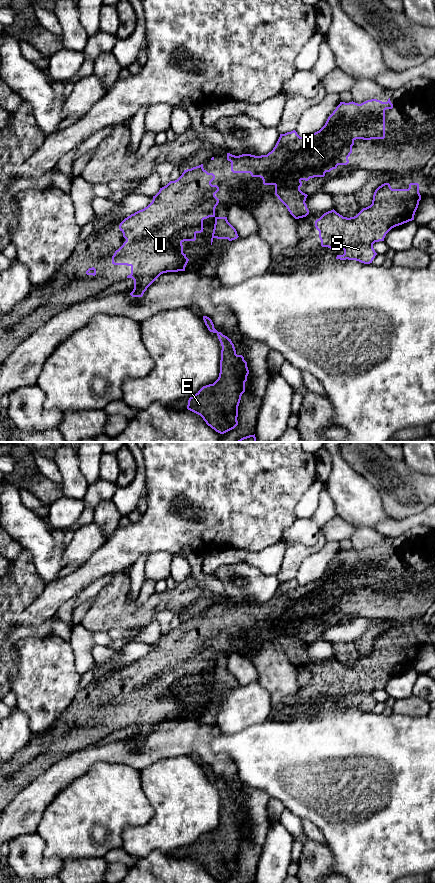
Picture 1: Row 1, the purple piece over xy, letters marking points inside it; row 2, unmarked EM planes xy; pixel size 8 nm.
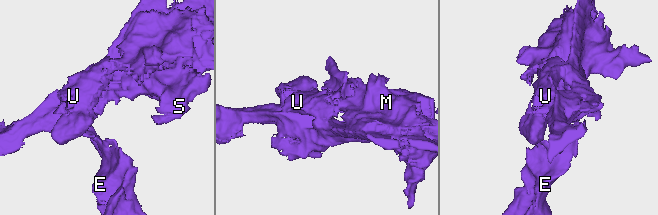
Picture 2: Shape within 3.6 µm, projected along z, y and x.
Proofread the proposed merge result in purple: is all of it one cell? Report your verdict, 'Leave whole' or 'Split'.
Split

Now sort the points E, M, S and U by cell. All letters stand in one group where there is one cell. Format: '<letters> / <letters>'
E M S / U

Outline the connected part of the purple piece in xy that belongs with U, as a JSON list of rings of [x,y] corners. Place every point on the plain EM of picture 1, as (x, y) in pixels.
[[[203,612],[184,618],[175,629],[170,629],[153,644],[152,650],[142,658],[131,662],[119,673],[126,689],[115,699],[112,712],[131,715],[127,726],[134,728],[132,745],[142,745],[147,736],[163,721],[185,719],[189,709],[183,701],[184,689],[195,689],[196,682],[203,680],[203,668],[215,665],[219,647],[215,642],[217,633],[211,630],[213,621],[208,621]]]

